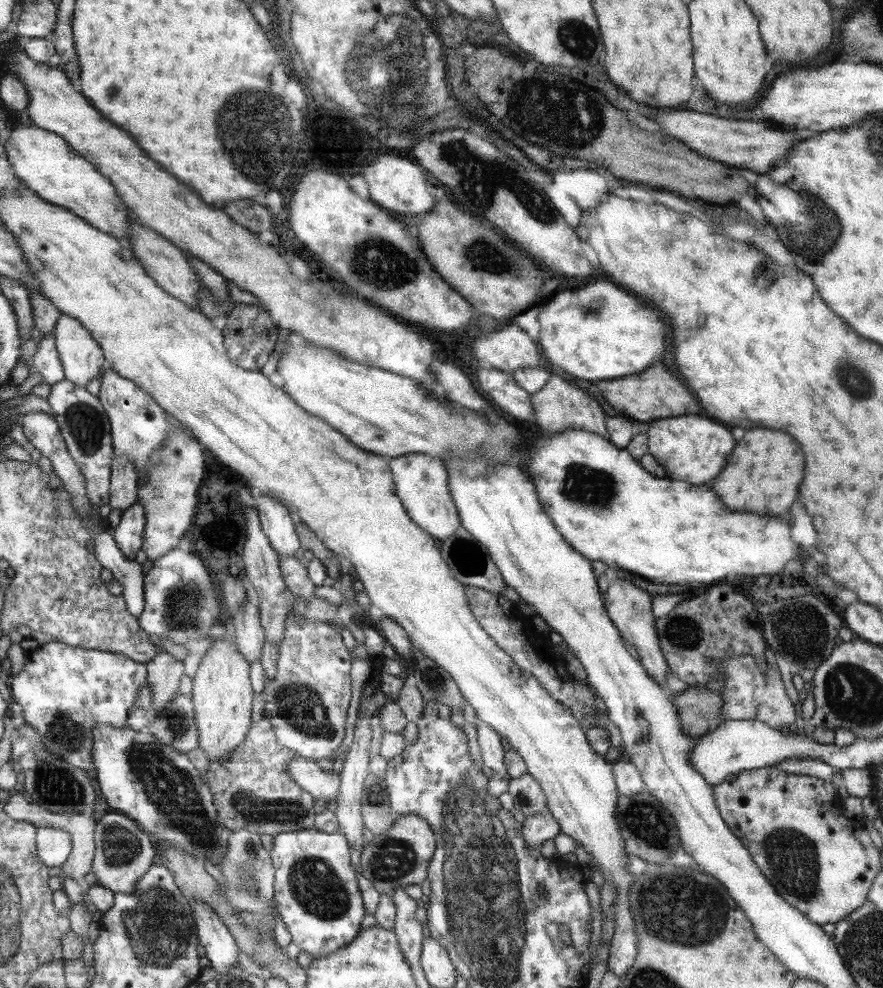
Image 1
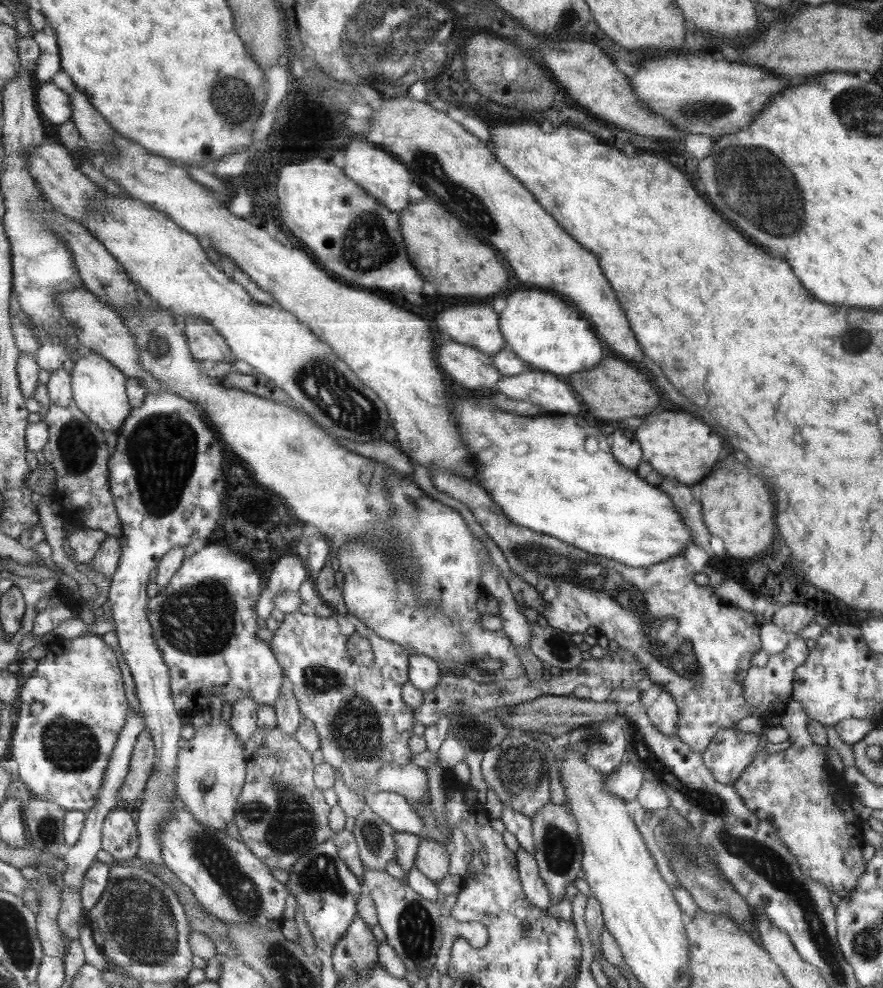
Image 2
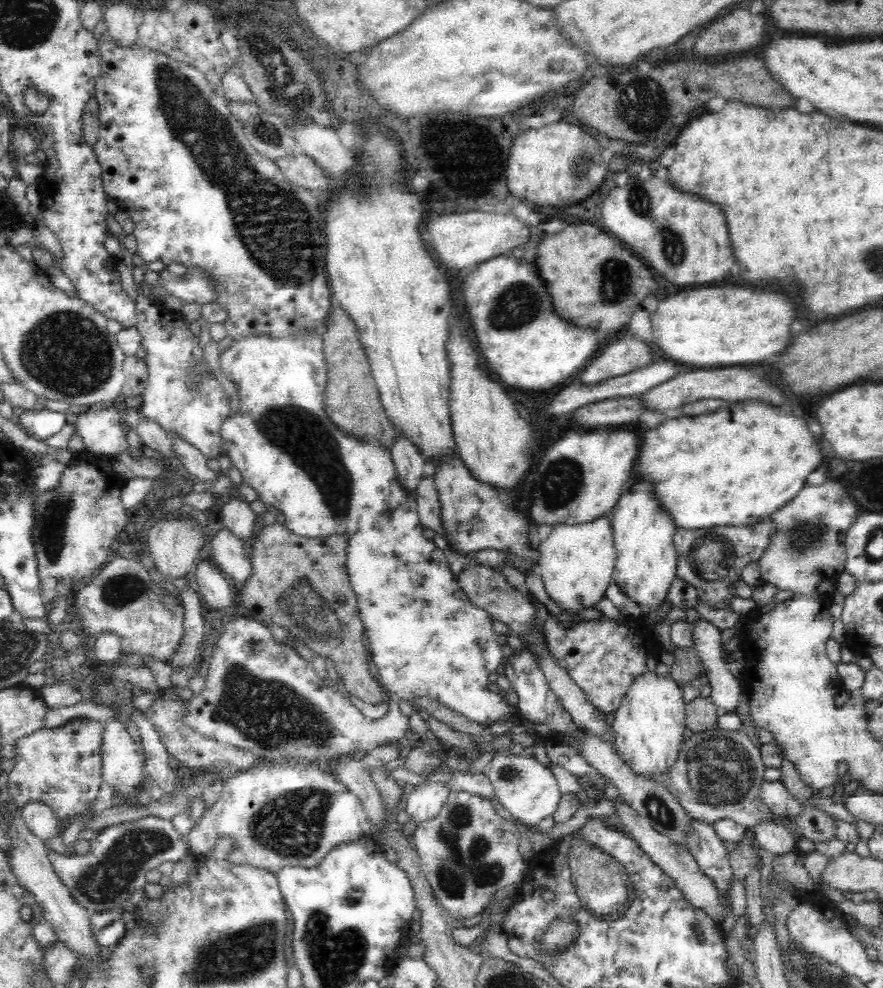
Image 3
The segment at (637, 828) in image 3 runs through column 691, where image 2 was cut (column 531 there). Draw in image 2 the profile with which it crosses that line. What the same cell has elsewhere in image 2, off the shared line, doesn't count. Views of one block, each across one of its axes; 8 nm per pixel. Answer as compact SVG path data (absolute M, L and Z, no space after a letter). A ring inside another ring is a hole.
M518 848L515 856L518 857L518 877L526 899L535 905L535 908L546 910L551 906L551 897L541 880L534 856L521 848Z

